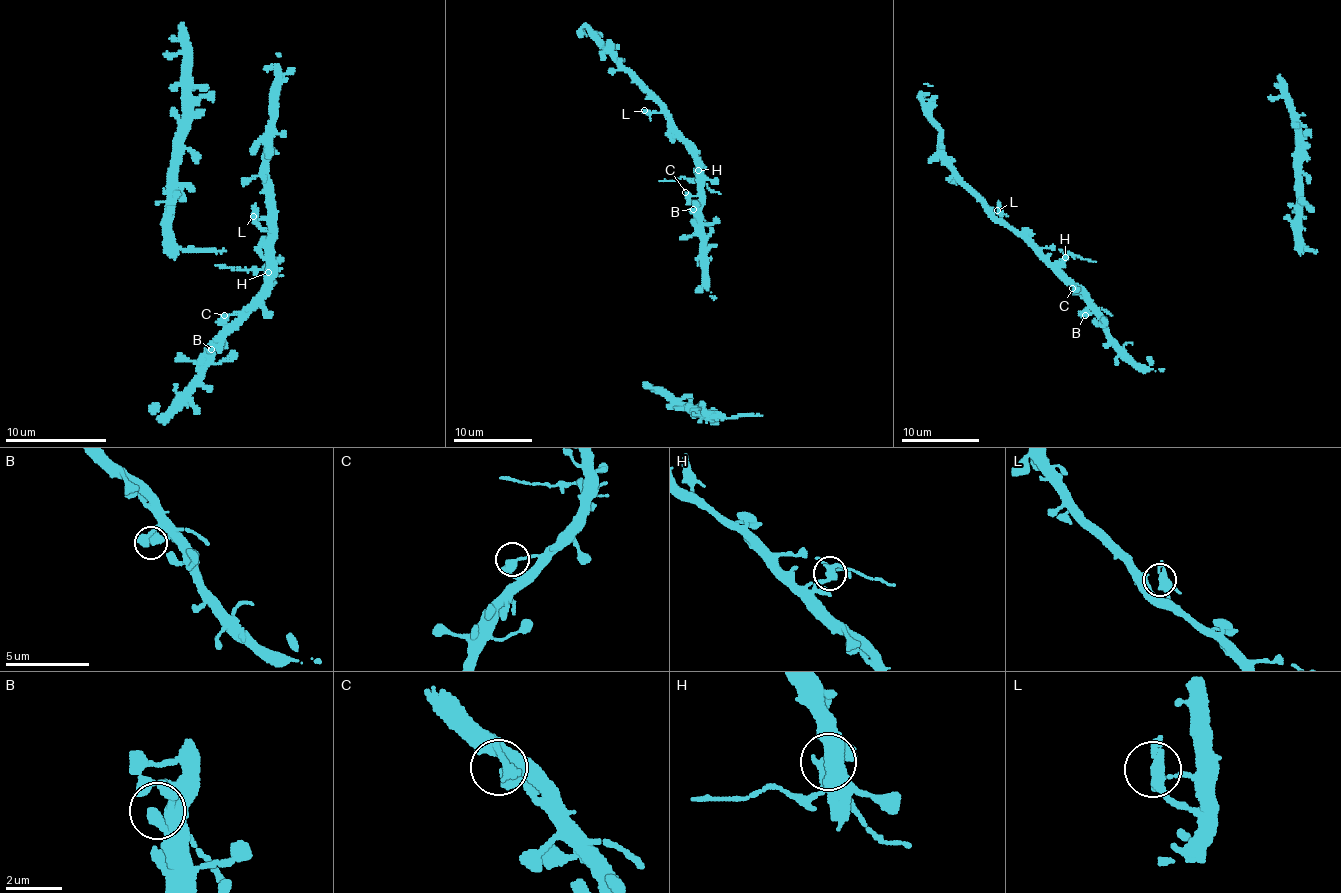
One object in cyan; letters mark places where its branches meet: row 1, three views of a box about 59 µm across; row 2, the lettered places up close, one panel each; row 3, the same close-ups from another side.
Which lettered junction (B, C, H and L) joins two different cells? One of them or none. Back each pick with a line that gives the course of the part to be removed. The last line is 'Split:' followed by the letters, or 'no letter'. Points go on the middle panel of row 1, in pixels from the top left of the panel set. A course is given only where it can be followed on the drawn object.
H: course (697, 170), (691, 180), (680, 177), (659, 181)
Split: H

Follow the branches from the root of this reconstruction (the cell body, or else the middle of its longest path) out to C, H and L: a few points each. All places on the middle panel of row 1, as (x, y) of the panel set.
C: (703, 264), (699, 256), (701, 235), (695, 221), (696, 206), (685, 192)
H: (703, 264), (699, 256), (701, 235), (695, 221), (694, 210), (700, 198), (696, 175), (699, 165), (697, 170)
L: (703, 264), (701, 235), (695, 221), (700, 198), (699, 172), (686, 139), (673, 121), (663, 113), (644, 110)

